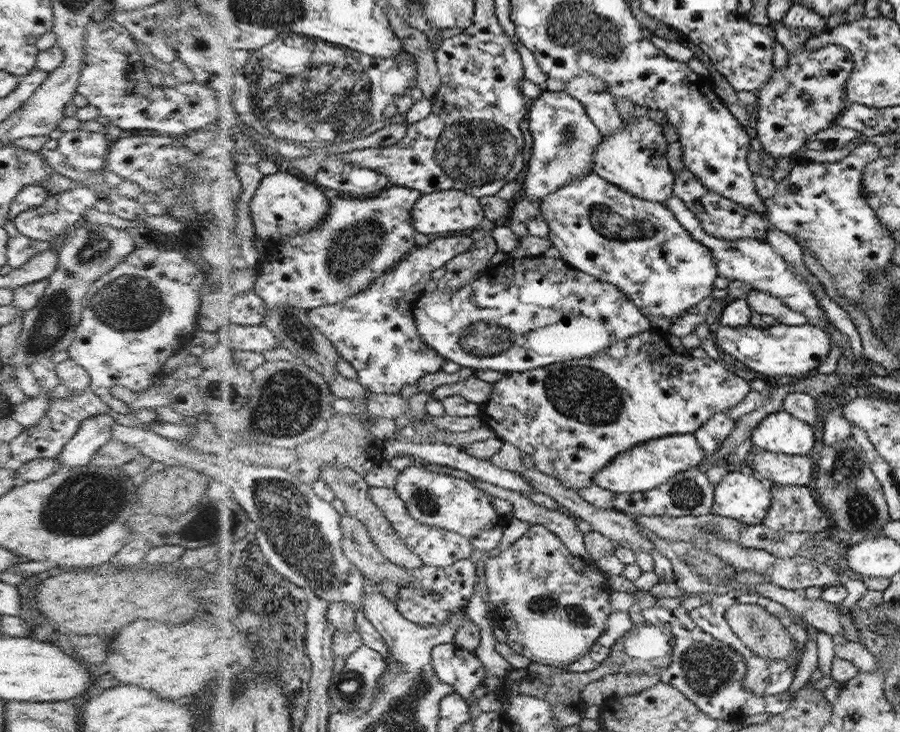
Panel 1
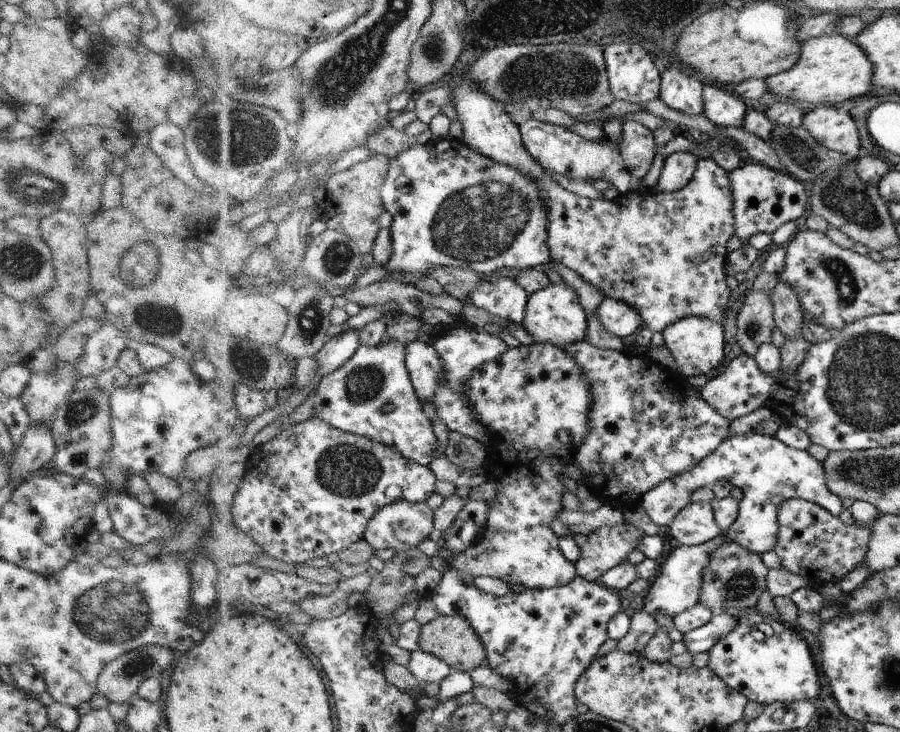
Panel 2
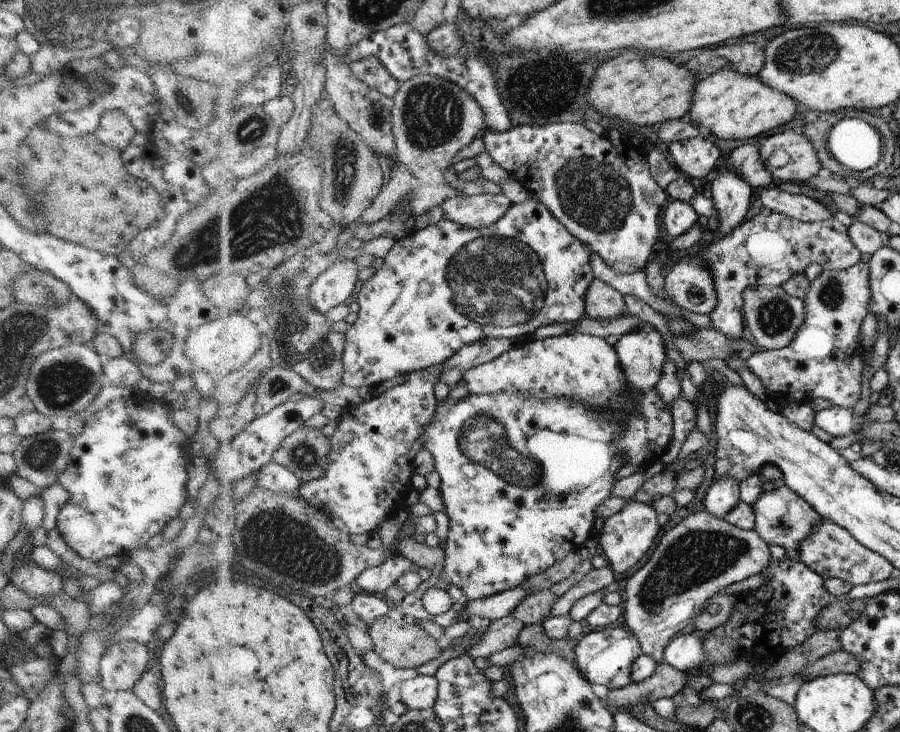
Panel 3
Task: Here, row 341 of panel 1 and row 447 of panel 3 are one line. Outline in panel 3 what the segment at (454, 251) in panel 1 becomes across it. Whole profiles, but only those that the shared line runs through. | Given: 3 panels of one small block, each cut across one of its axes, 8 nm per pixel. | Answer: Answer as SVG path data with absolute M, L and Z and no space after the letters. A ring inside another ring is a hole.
M444 365L432 366L407 374L408 380L398 384L392 390L386 390L379 396L360 403L354 410L344 412L339 421L338 432L331 437L332 452L326 476L322 480L313 480L300 490L301 495L313 507L323 509L334 524L349 535L372 534L379 532L386 520L400 514L402 508L409 508L408 496L415 492L413 478L416 457L427 448L424 434L435 423L440 402L436 398L436 384L442 381Z

